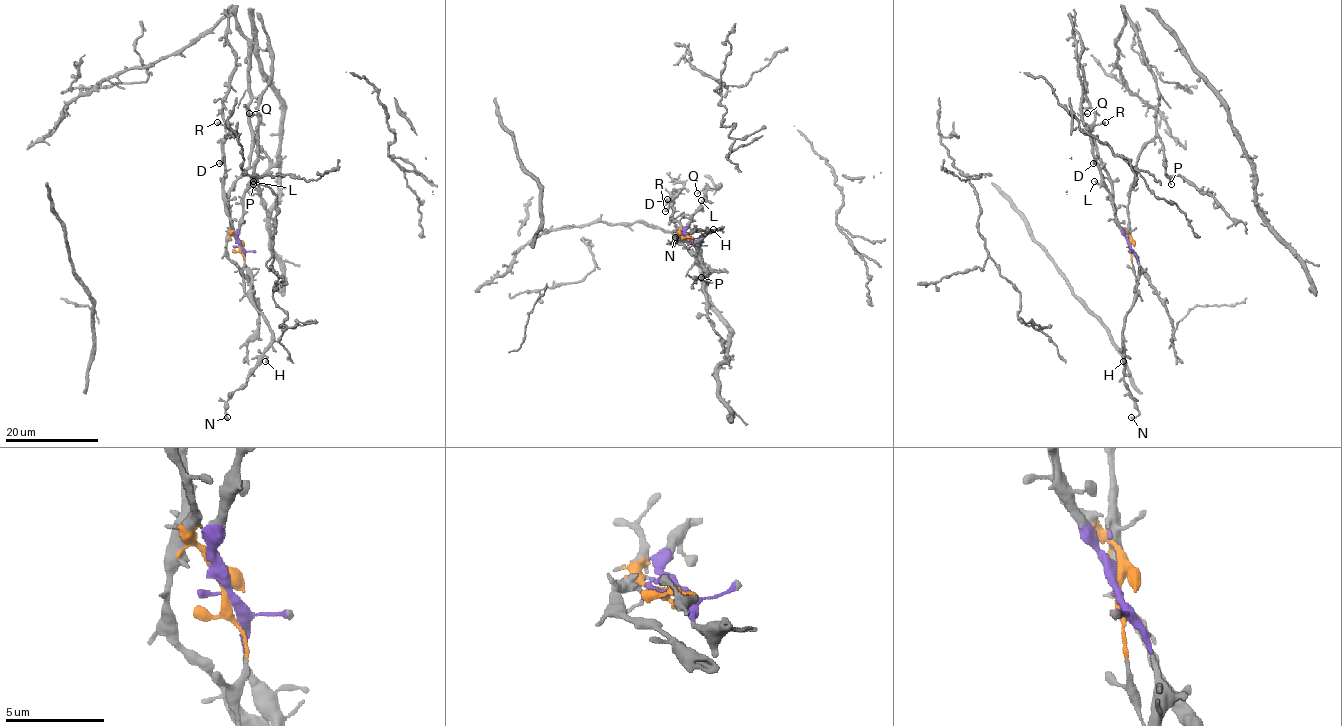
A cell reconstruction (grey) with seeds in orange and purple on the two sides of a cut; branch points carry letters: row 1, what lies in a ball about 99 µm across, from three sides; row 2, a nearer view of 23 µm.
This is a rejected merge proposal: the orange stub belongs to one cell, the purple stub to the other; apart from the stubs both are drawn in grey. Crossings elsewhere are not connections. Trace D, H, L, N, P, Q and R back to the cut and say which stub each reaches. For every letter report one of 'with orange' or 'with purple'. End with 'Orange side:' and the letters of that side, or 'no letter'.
D: with orange
H: with purple
L: with purple
N: with purple
P: with purple
Q: with purple
R: with orange
Orange side: D, R

